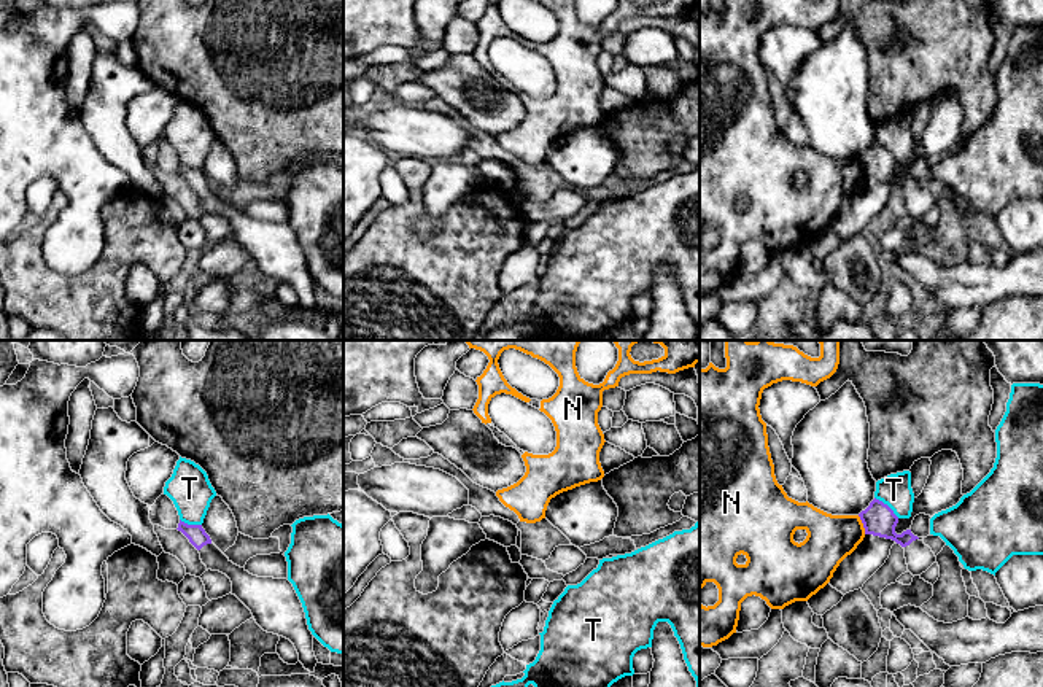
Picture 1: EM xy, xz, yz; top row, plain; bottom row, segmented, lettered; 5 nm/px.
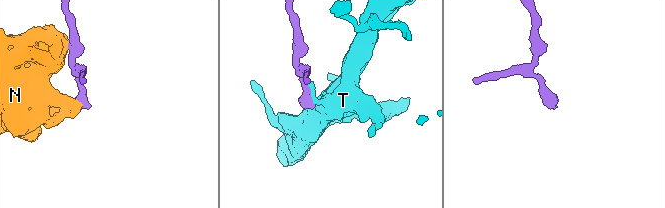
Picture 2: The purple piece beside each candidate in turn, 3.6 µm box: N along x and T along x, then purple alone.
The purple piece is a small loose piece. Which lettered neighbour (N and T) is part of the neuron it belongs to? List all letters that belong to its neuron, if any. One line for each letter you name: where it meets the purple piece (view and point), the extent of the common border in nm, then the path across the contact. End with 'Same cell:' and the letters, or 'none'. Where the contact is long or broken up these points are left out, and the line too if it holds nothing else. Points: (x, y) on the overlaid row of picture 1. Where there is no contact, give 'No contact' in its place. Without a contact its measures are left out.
Same cell: none

